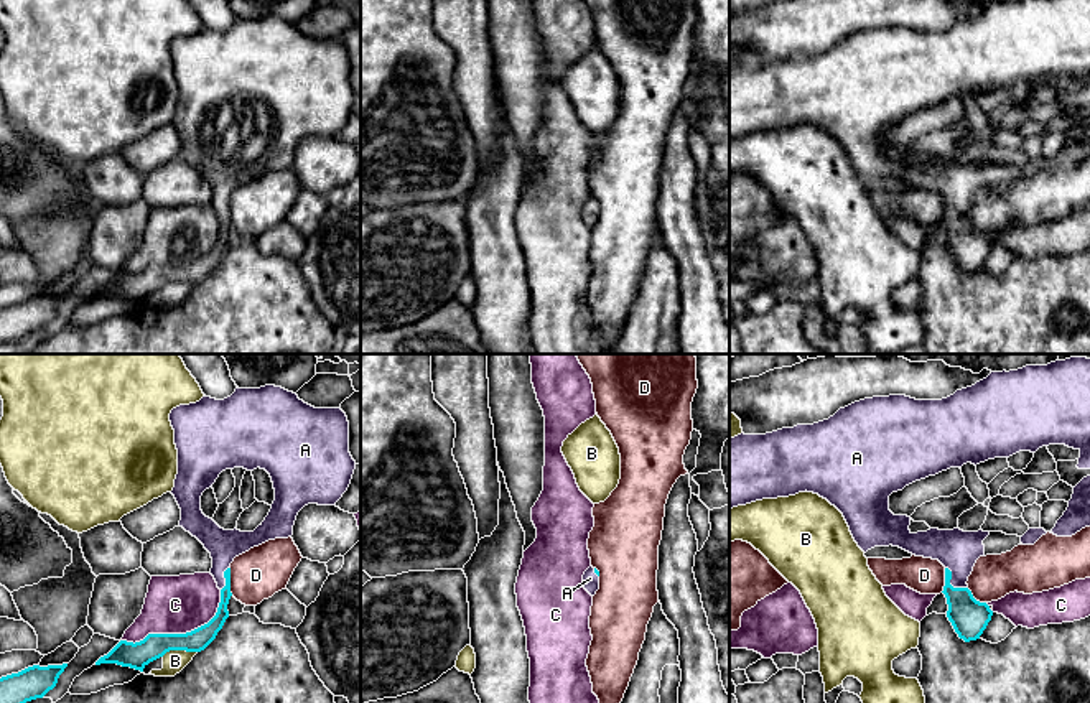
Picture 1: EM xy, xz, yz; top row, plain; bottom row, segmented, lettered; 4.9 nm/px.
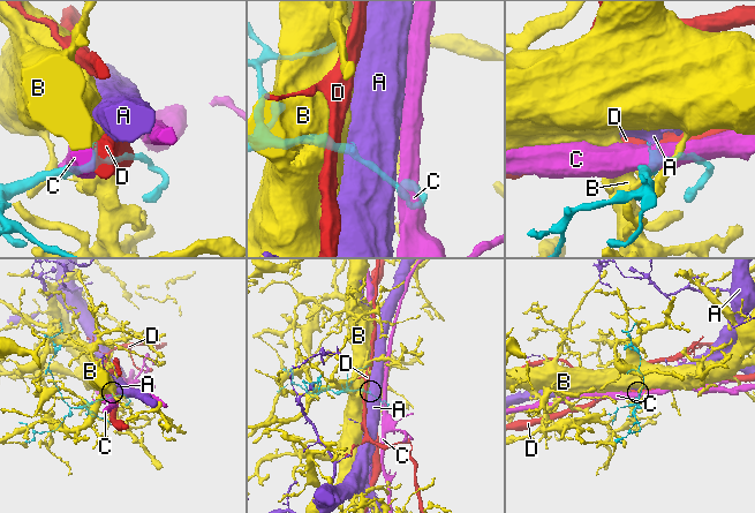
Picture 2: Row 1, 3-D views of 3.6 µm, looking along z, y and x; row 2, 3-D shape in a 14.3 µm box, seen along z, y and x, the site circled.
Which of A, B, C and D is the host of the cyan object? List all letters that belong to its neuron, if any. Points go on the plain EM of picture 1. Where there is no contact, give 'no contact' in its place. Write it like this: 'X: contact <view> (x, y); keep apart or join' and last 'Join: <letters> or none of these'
A: contact yz (949, 214); join
B: contact xy (178, 280); keep apart
C: contact xy (180, 265); keep apart
D: contact xy (229, 213); keep apart
Join: A

